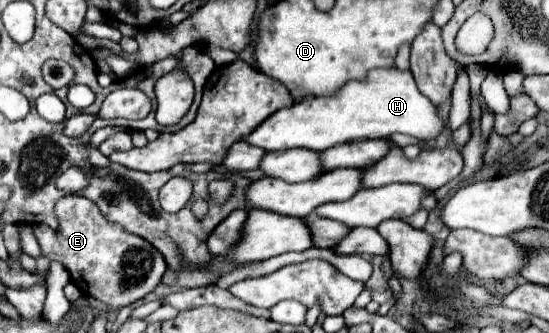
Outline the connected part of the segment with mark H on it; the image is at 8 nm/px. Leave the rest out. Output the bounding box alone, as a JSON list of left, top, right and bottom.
[243,66,445,150]

